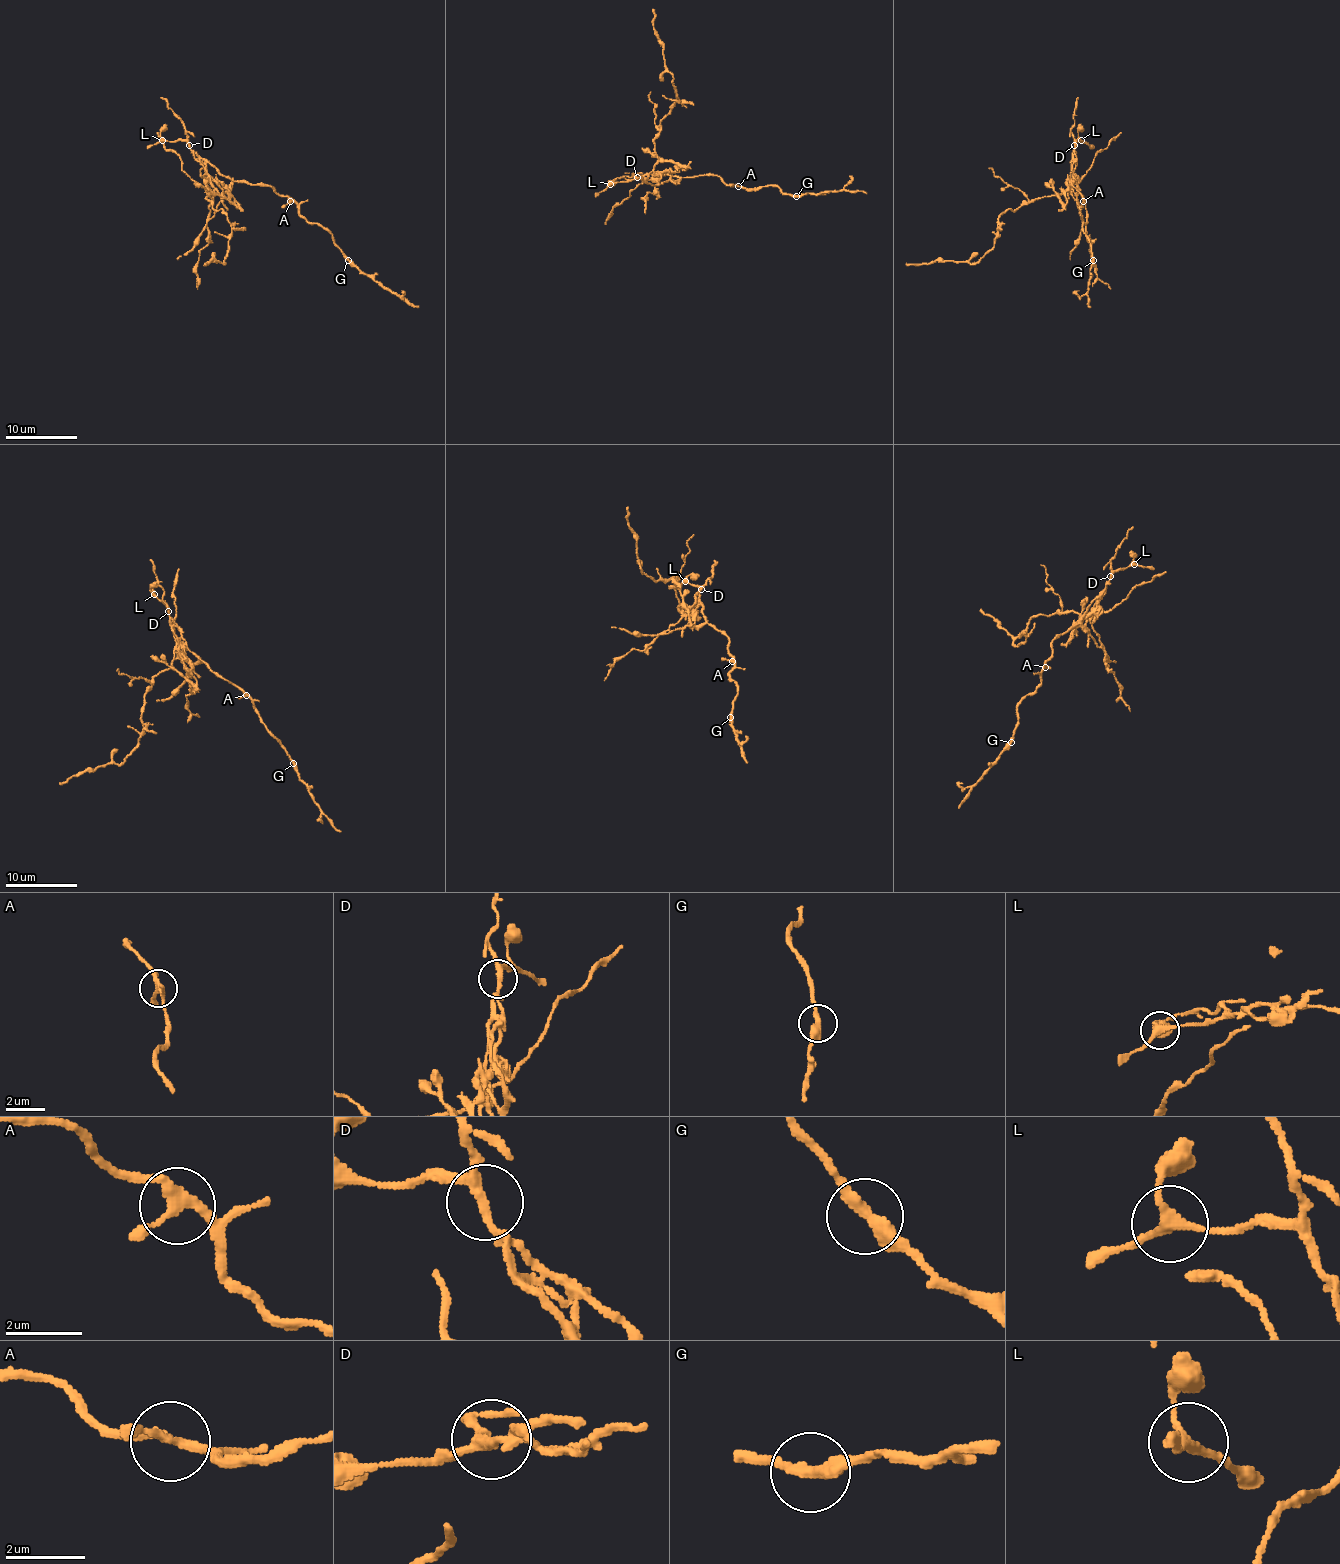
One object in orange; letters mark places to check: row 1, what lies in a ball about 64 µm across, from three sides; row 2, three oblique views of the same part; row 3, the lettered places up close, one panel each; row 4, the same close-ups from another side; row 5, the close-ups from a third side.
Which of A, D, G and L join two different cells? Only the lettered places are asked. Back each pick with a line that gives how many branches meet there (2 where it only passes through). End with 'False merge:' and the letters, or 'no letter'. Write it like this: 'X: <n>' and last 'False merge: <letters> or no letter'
D: 3
False merge: D

